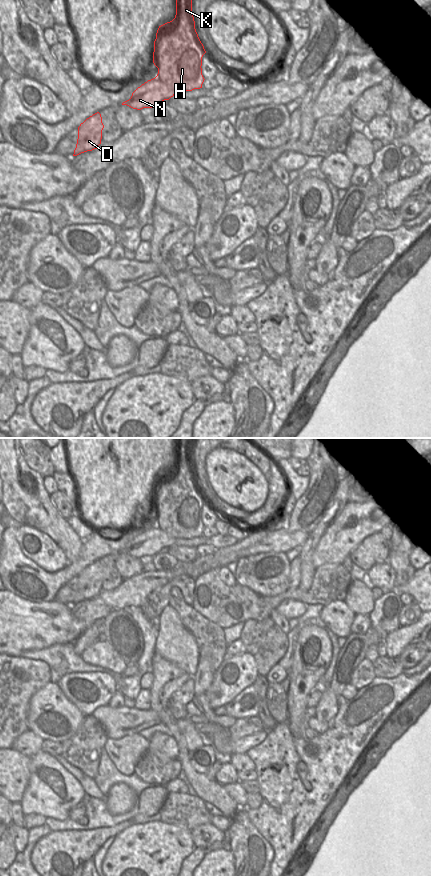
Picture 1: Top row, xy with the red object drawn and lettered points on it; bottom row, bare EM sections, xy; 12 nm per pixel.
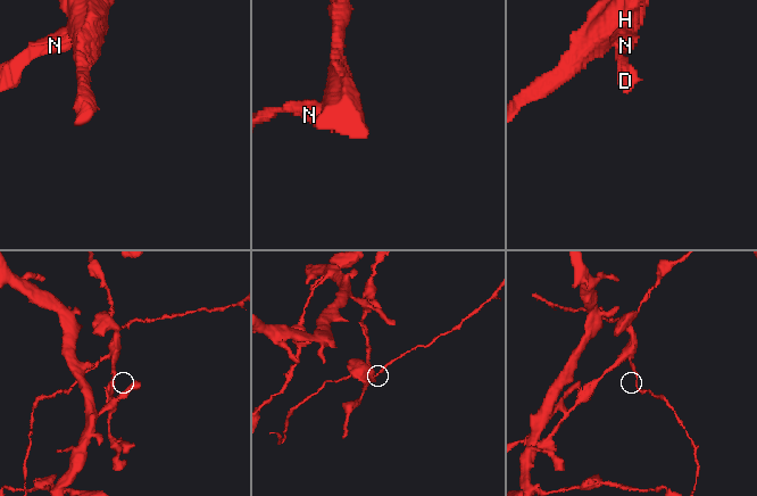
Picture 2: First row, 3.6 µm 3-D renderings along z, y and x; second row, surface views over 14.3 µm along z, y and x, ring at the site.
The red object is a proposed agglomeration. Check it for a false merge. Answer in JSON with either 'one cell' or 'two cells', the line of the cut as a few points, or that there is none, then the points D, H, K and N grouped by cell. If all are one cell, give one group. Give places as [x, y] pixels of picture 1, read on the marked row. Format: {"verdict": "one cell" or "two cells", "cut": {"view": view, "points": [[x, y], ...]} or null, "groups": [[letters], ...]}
{"verdict": "two cells", "cut": {"view": "xy", "points": [[155, 77], [176, 90]]}, "groups": [["D", "N"], ["H", "K"]]}

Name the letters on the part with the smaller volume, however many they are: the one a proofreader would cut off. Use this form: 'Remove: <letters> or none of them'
Remove: D, N.

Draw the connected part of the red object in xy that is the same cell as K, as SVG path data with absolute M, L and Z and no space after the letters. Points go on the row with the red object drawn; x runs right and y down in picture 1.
M176 0L175 18L159 26L154 41L153 63L158 68L157 79L176 91L202 88L202 57L206 53L195 29L192 0Z

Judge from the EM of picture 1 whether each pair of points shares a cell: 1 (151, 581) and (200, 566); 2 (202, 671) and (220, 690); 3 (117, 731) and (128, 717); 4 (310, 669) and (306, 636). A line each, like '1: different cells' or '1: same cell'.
1: same cell
2: different cells
3: same cell
4: same cell

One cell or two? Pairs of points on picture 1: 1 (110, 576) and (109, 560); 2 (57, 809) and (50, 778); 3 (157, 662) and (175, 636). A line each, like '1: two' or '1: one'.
1: one
2: one
3: two

